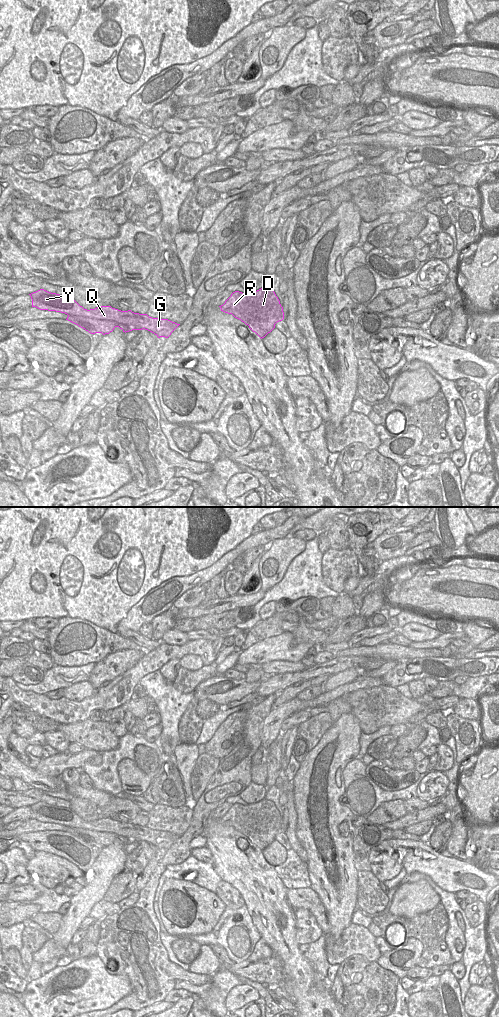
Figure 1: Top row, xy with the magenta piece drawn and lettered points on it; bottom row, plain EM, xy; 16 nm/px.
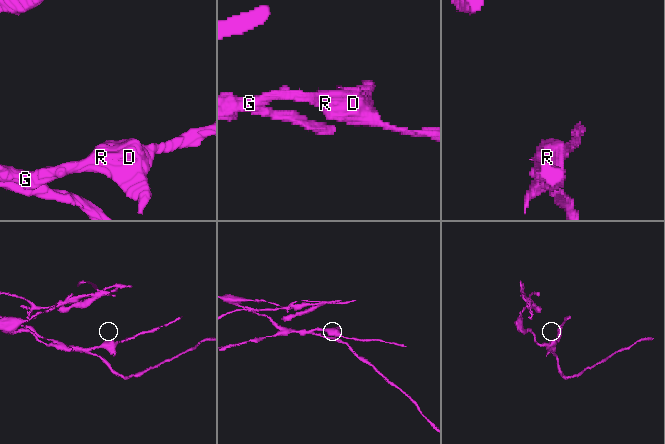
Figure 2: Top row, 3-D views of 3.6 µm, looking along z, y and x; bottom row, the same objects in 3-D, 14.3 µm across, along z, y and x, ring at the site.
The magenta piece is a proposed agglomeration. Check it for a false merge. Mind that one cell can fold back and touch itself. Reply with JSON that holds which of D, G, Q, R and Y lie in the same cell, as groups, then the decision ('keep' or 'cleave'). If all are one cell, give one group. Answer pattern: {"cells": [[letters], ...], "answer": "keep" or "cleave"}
{"cells": [["D", "Q", "R"], ["G", "Y"]], "answer": "cleave"}

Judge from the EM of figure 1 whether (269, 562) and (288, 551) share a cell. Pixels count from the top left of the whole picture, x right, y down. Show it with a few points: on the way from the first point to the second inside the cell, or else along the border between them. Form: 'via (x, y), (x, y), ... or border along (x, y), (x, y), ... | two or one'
via (274, 560), (283, 551) | one

